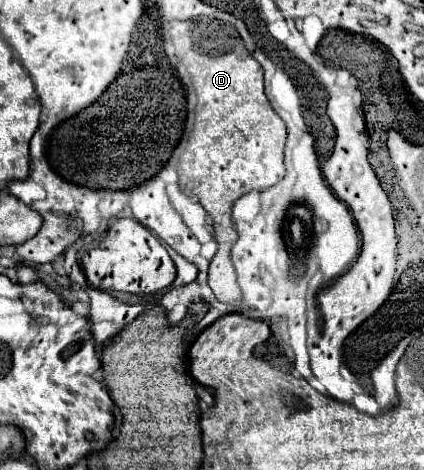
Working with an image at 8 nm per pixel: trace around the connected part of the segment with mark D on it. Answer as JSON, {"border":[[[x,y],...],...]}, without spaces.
{"border":[[[200,17],[192,21],[176,21],[172,33],[176,53],[192,75],[198,95],[194,129],[186,151],[178,161],[180,187],[186,195],[194,195],[214,217],[218,253],[208,269],[210,289],[220,303],[240,305],[242,291],[230,261],[230,249],[238,239],[230,217],[232,205],[238,197],[250,191],[268,189],[284,177],[286,125],[266,99],[262,67],[250,55],[234,25]]]}

